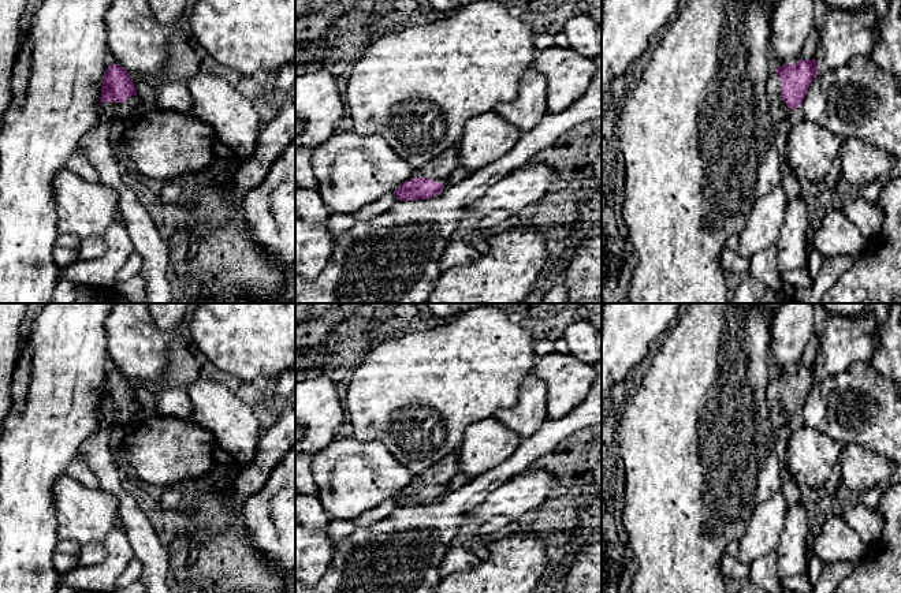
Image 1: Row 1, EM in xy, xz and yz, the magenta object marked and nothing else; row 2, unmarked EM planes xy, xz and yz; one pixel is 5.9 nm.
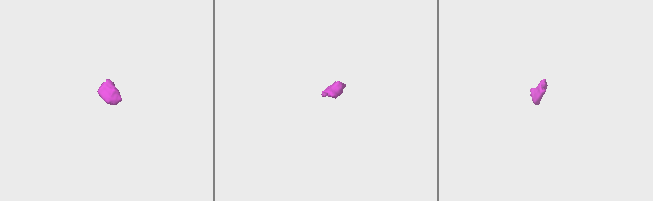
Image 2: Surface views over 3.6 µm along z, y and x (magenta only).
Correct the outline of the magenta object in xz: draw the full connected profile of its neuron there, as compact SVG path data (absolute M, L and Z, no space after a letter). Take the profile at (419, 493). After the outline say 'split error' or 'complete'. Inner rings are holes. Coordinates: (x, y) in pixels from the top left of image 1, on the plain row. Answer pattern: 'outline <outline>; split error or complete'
outline M457 452L447 455L438 463L413 474L413 484L396 496L396 506L428 506L443 496L446 484L459 473Z; split error

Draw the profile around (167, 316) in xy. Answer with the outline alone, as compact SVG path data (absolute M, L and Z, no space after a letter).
M148 303L152 318L165 336L168 346L185 346L186 339L176 333L176 327L185 322L185 314L190 303Z

